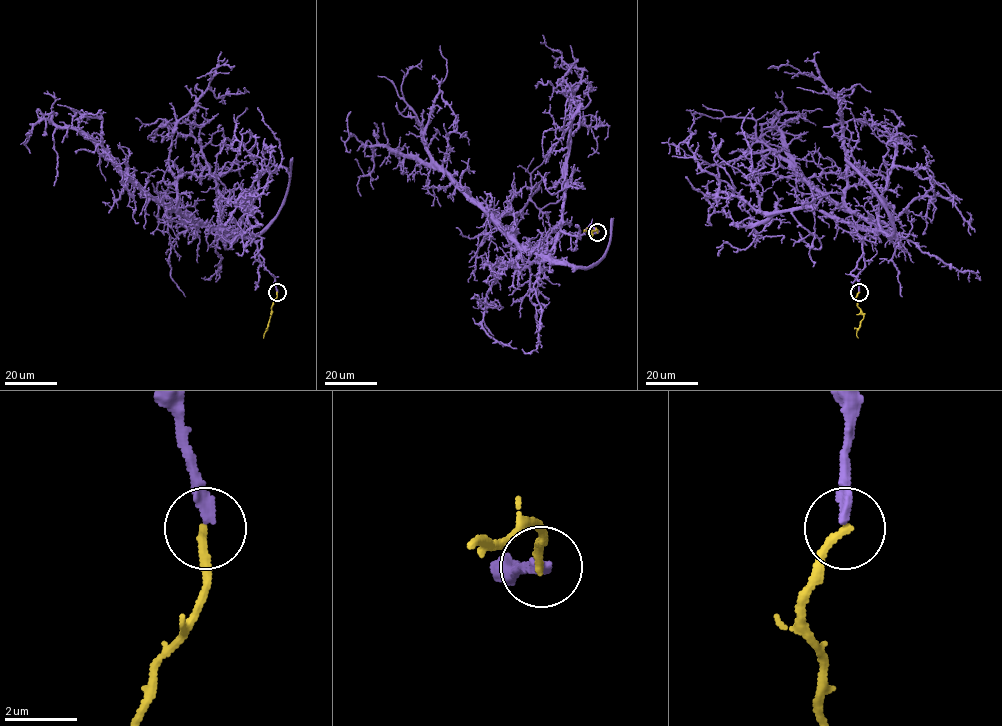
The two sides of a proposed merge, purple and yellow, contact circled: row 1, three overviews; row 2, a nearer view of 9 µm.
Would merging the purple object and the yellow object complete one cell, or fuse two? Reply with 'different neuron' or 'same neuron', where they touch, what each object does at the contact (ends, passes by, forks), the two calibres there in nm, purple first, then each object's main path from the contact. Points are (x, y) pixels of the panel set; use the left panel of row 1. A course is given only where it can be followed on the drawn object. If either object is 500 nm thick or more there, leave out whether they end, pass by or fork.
different neuron | (277, 292) | purple ends | yellow ends | 300/220 nm | purple via (277, 292), (253, 240), (237, 229), (187, 219), (130, 179), (104, 150), (120, 168), (138, 223) | yellow via (277, 292), (263, 338)

